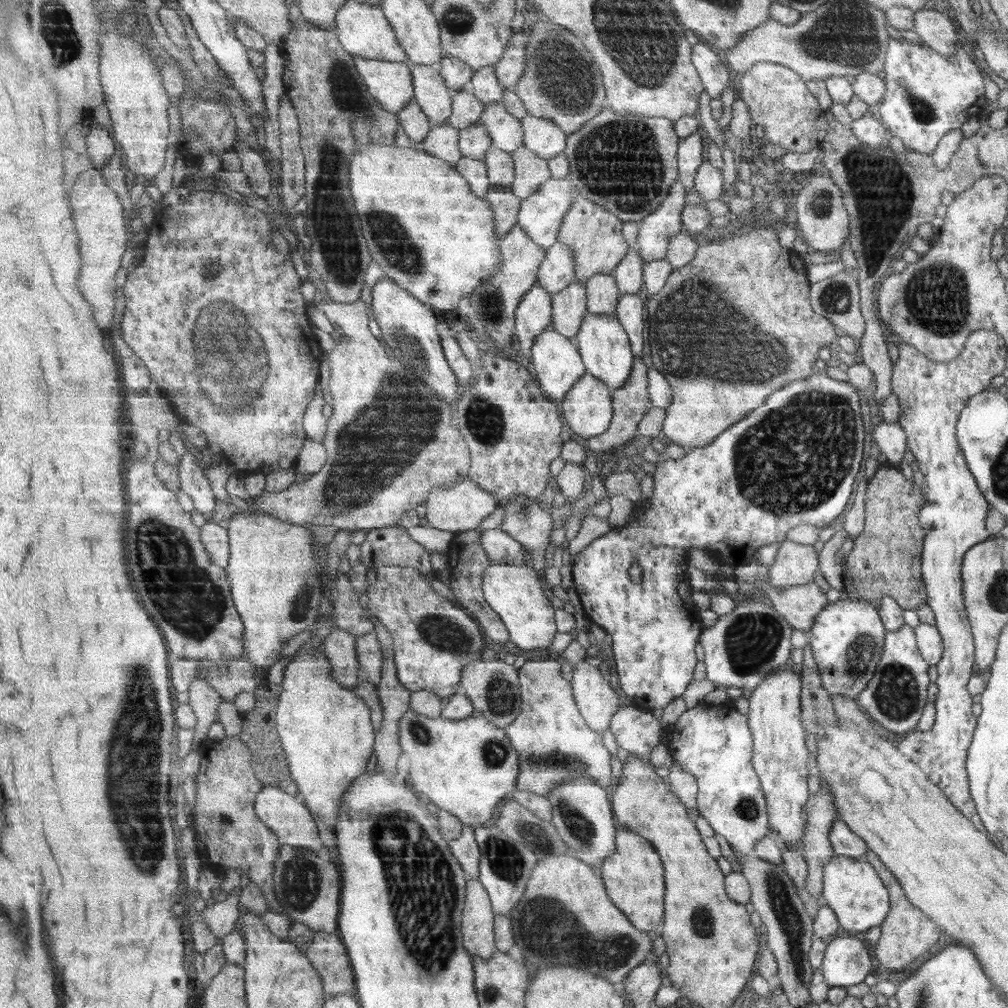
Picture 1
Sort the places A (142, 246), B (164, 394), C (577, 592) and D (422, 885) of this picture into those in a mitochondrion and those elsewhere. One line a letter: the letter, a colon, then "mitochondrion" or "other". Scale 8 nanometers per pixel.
A: other
B: other
C: other
D: mitochondrion

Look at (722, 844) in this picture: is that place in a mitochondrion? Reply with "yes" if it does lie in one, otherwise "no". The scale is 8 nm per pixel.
no

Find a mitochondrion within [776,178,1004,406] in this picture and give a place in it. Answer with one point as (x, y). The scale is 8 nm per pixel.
(936, 297)

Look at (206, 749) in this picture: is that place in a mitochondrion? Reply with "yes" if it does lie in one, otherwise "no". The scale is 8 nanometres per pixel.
no

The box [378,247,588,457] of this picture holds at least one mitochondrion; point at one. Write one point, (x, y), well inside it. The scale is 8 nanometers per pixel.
(484, 421)

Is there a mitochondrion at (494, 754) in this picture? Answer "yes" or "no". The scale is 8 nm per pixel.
yes

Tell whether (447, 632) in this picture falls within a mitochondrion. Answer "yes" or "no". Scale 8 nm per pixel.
yes

